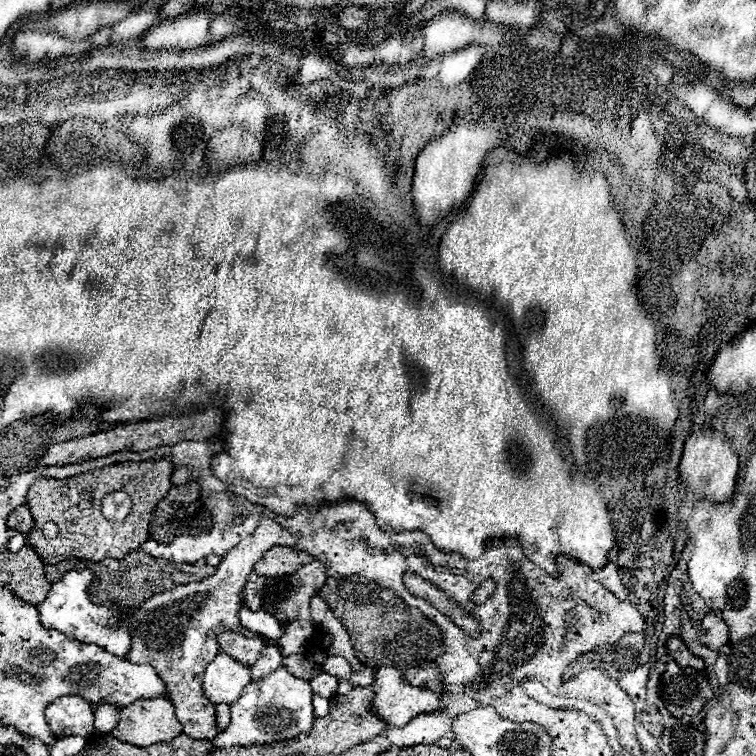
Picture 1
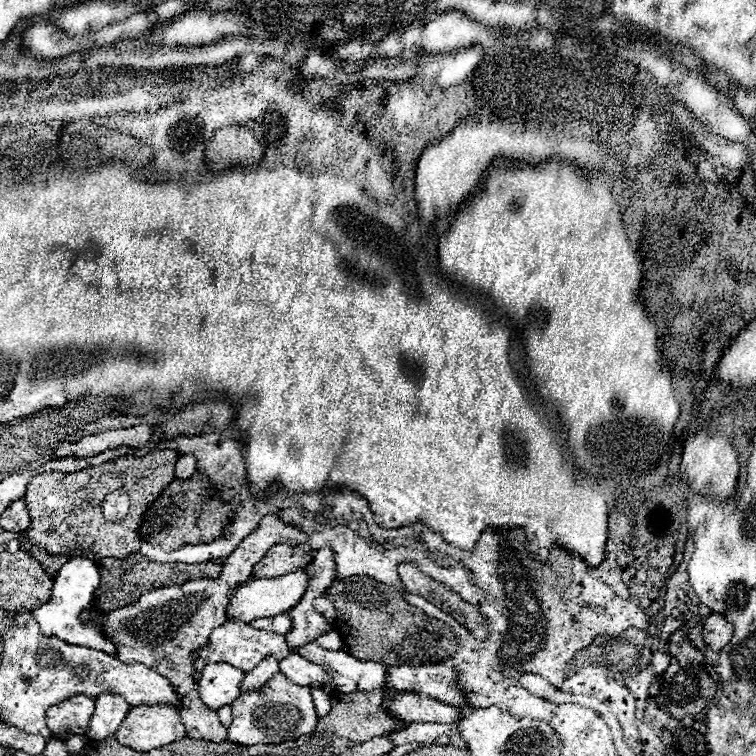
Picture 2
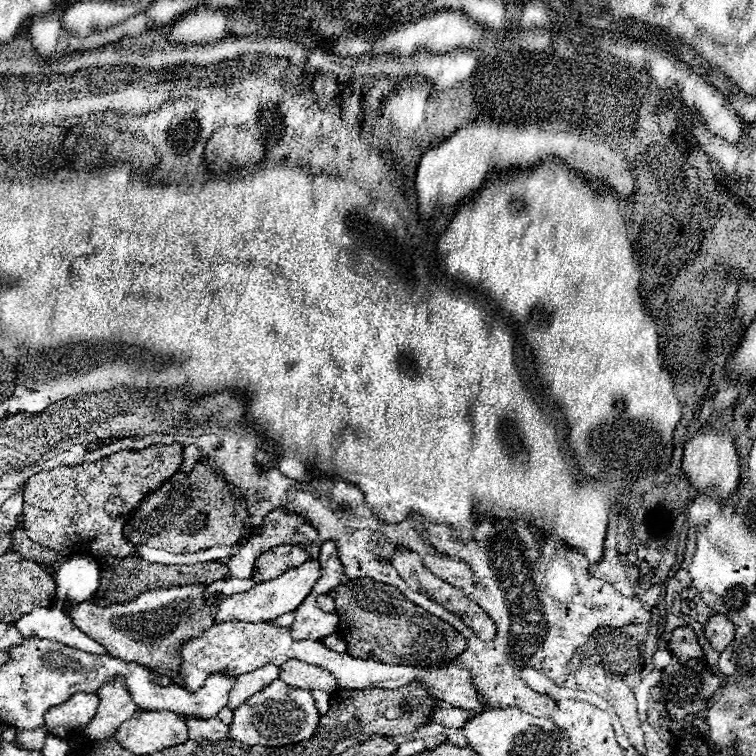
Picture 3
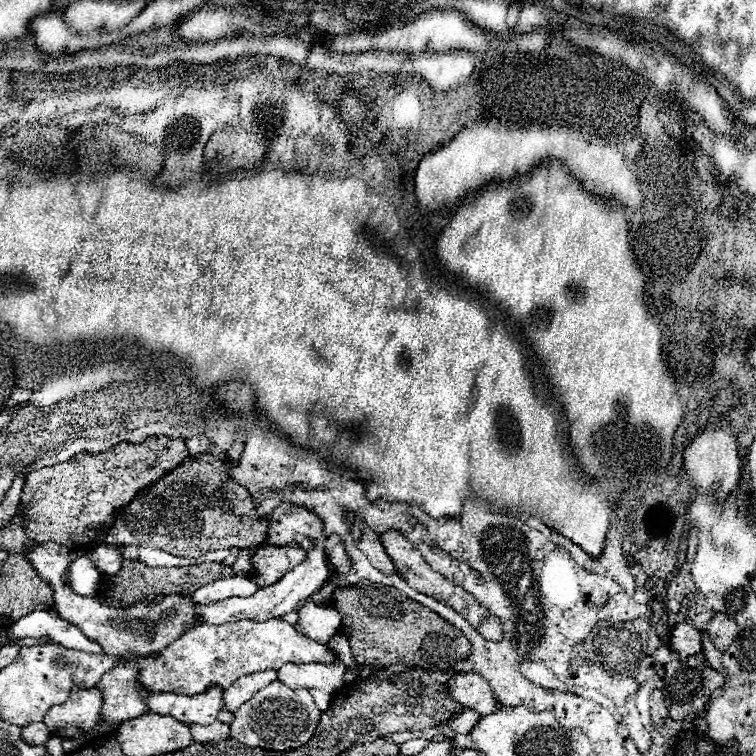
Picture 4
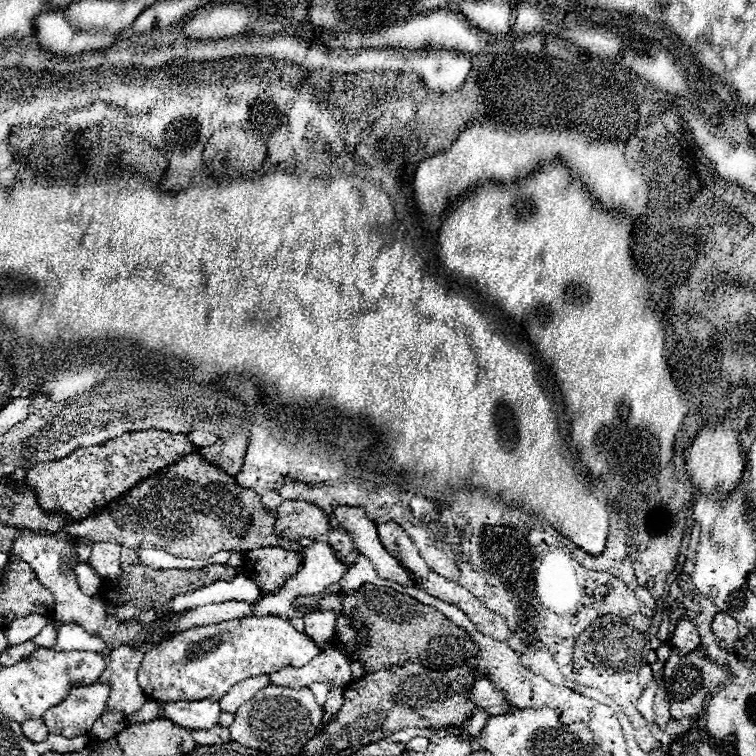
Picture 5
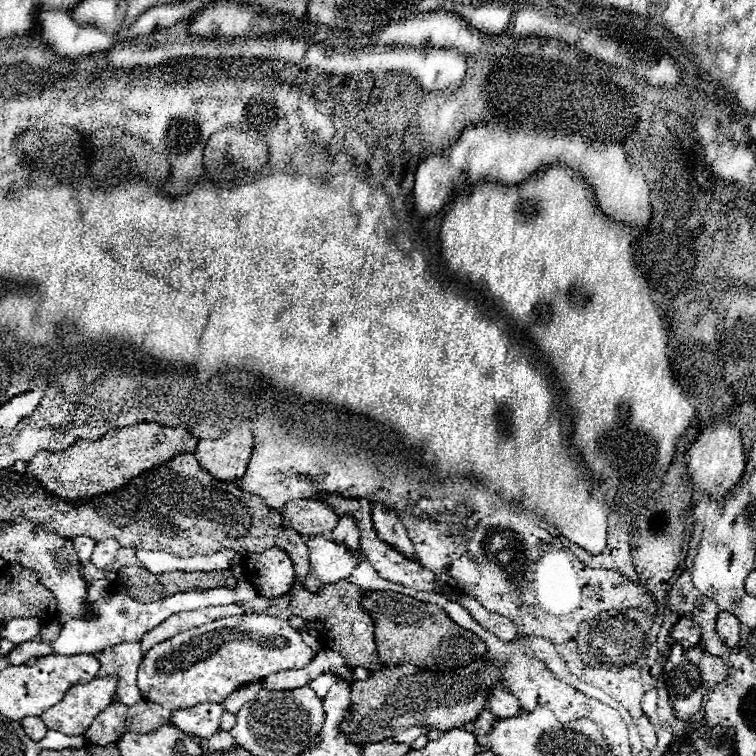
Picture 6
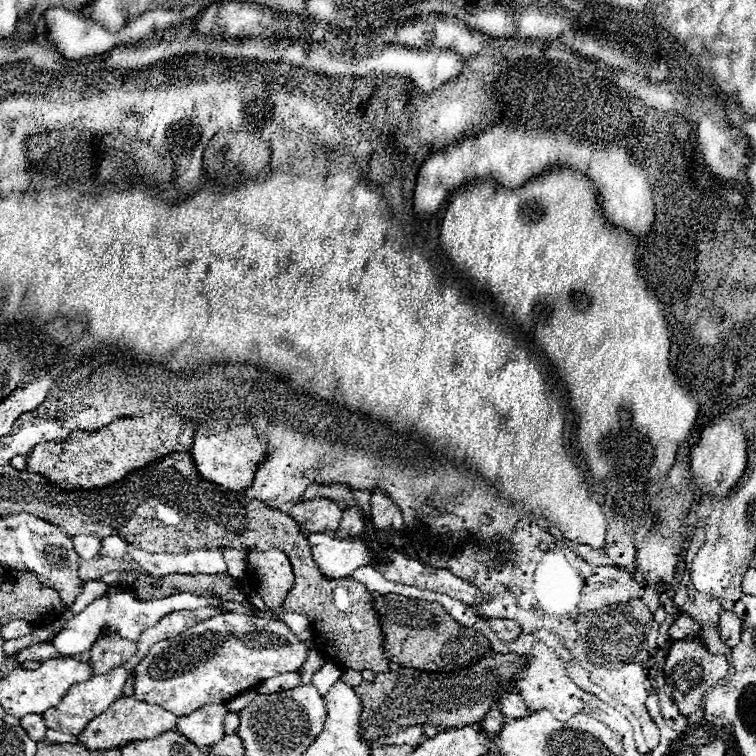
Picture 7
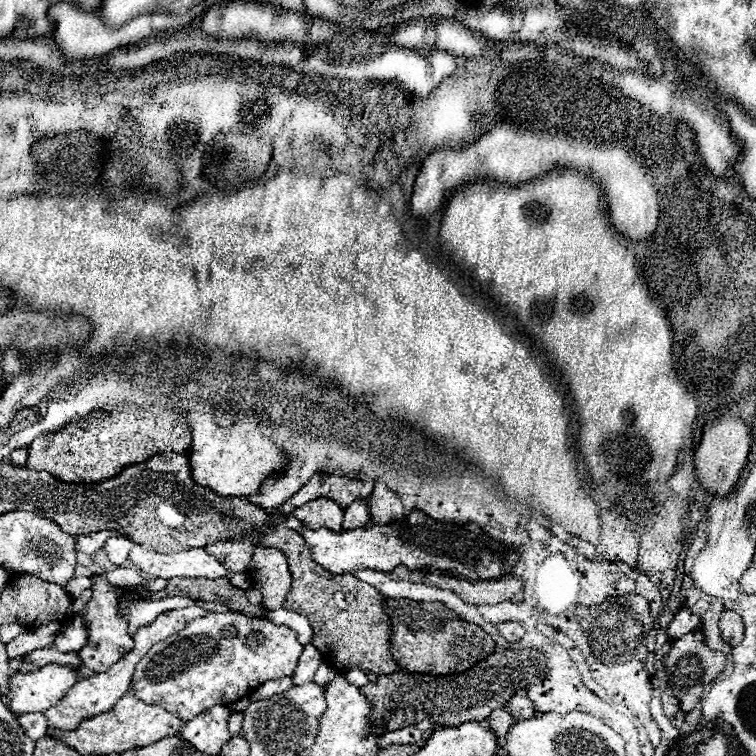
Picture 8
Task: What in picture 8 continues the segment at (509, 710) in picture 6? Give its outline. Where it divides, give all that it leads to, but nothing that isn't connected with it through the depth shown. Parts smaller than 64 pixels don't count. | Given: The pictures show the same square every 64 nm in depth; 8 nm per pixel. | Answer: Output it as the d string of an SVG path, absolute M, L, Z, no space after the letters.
M512 696L506 704L506 708L510 708L510 712L514 712L514 716L518 716L518 720L524 720L526 716L534 716L536 710L534 710L534 704L530 702L528 696Z

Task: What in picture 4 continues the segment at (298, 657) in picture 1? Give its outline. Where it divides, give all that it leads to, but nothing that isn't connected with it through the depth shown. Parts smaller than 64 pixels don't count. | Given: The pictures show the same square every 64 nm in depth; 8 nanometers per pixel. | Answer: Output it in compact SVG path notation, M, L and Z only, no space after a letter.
M336 658L334 664L284 664L278 670L278 680L290 688L322 688L324 692L334 692L344 686L346 664Z

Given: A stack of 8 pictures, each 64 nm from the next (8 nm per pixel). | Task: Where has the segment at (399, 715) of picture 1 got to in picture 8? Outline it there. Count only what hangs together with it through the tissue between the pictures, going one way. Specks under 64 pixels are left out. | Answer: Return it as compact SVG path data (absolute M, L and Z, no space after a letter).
M500 708L490 714L488 724L498 732L498 736L506 736L510 732L510 728L516 724L516 718L510 712L506 712L504 708Z

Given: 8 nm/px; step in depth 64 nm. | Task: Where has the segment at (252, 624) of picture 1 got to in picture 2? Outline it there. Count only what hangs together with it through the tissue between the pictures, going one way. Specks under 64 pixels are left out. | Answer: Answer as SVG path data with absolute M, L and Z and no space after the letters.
M280 614L276 618L262 618L252 622L256 628L270 628L272 632L288 632L292 626L292 620L288 614Z

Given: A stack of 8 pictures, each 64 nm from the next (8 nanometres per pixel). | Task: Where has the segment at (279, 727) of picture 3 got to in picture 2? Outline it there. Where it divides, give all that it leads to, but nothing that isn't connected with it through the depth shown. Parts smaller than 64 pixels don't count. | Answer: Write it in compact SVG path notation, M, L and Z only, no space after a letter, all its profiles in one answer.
M278 672L266 682L264 688L256 692L248 692L232 704L232 724L228 726L226 740L234 740L246 746L282 744L282 742L298 740L300 736L310 736L316 724L318 724L318 714L312 702L310 688L296 686L290 680L286 680L282 672Z

